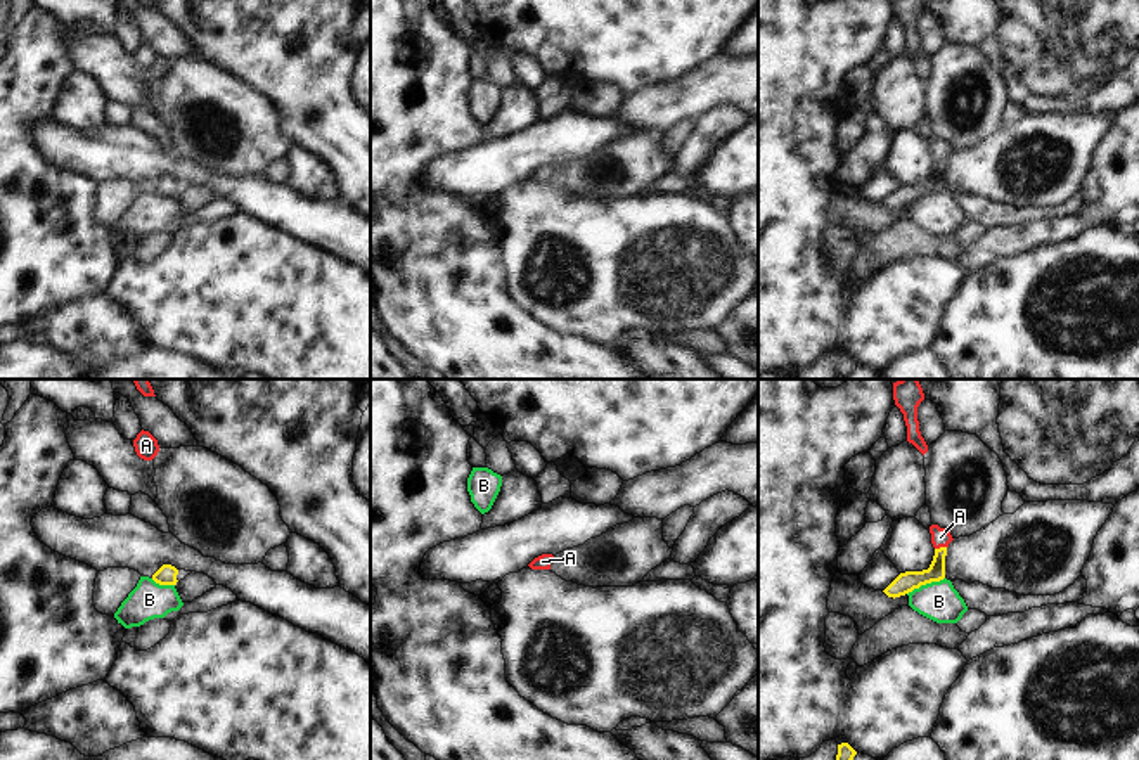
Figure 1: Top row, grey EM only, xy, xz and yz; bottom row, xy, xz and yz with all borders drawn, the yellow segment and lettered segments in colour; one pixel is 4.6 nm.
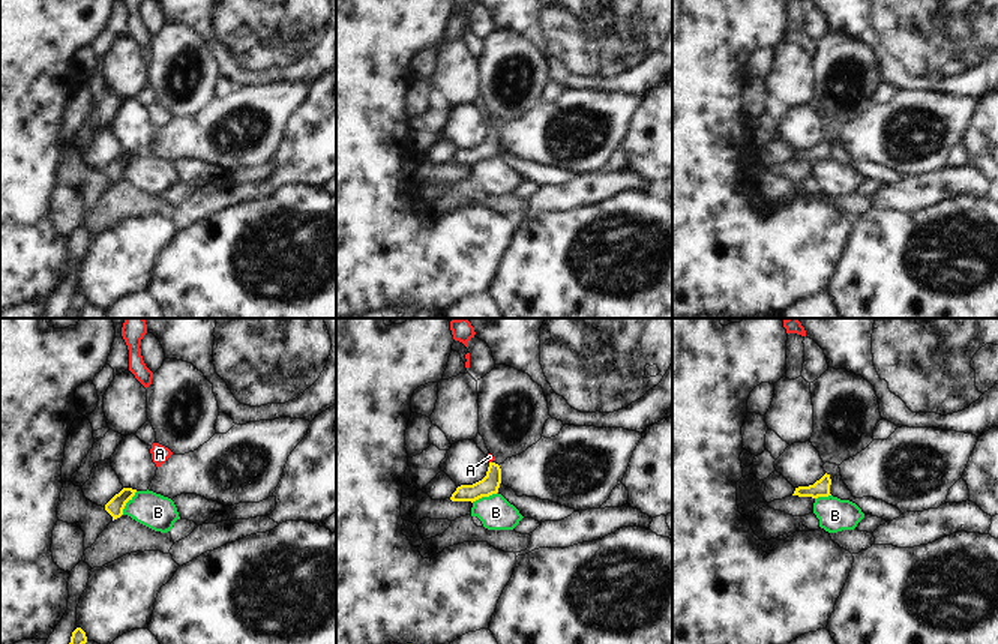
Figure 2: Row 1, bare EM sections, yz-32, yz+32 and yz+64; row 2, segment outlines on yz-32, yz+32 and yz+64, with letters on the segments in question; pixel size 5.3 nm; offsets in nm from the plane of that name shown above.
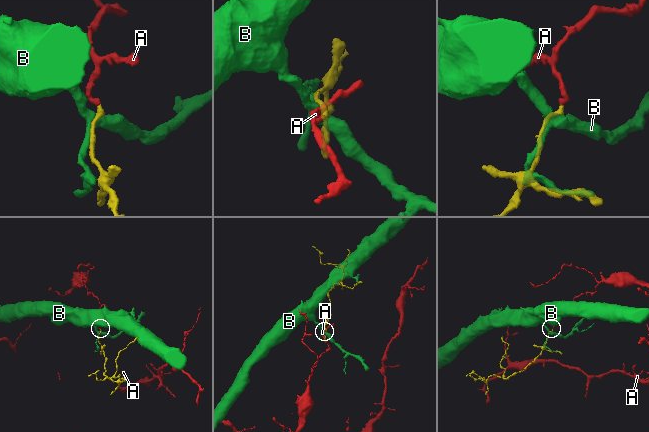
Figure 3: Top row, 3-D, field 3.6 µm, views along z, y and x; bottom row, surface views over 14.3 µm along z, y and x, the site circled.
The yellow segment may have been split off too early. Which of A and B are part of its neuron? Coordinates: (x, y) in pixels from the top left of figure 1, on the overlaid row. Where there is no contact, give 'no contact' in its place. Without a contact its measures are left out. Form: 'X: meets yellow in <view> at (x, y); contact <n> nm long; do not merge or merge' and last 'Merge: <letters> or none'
A: meets yellow in yz at (940, 547); contact 60 nm long; merge
B: meets yellow in yz at (925, 584); contact 190 nm long; do not merge
Merge: A

